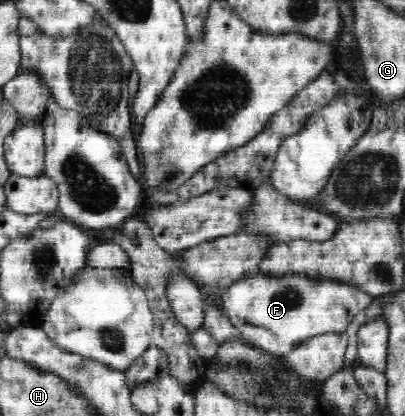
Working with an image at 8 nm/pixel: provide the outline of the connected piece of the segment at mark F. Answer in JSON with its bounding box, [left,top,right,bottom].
[220,274,373,356]

